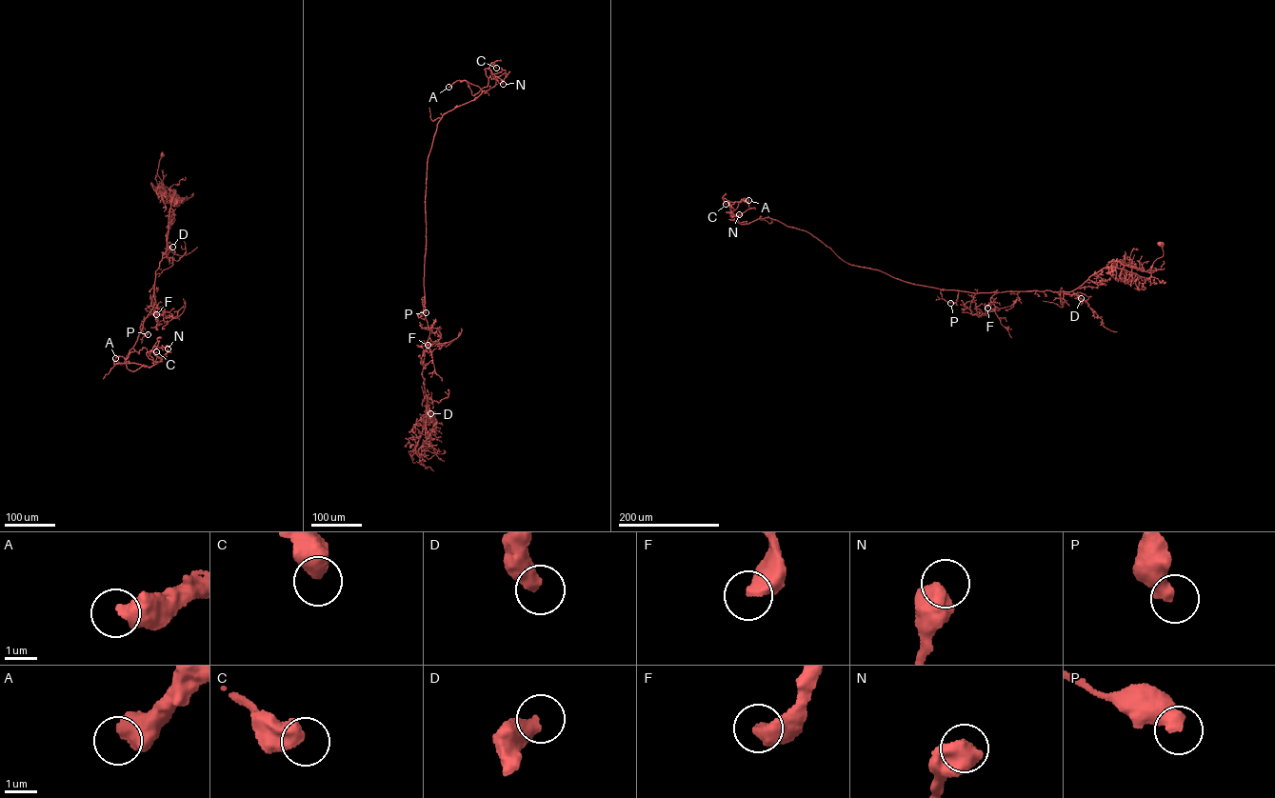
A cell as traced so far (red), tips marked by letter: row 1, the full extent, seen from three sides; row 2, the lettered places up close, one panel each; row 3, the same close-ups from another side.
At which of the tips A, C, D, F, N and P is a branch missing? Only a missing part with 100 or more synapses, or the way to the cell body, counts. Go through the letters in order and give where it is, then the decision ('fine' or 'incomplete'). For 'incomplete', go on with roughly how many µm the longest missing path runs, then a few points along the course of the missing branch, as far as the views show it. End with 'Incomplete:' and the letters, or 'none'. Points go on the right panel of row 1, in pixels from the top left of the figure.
A: at (748, 200); fine
C: at (726, 204); fine
D: at (1081, 298); fine
F: at (987, 308); incomplete; about 25 µm are missing
N: at (739, 214); fine
P: at (950, 303); fine
Incomplete: F

